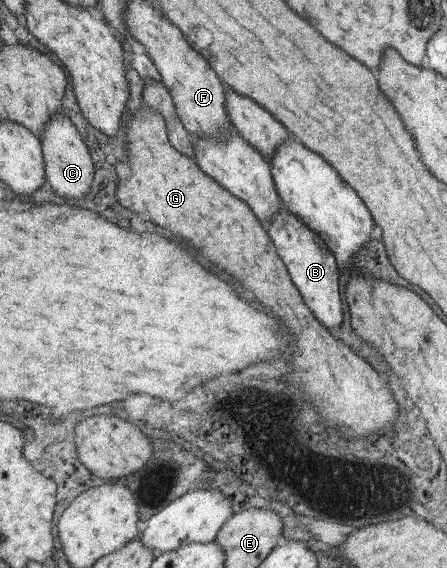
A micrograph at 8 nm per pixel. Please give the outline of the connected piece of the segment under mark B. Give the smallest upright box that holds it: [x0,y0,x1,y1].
[268,208,344,330]

